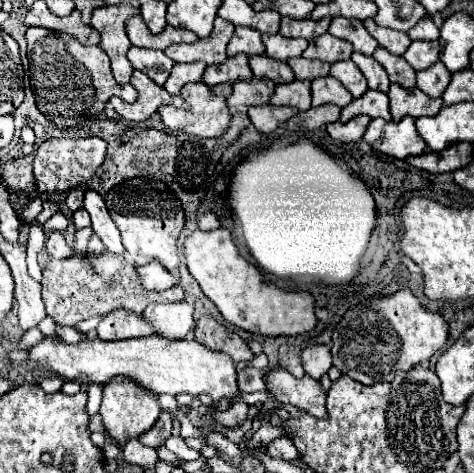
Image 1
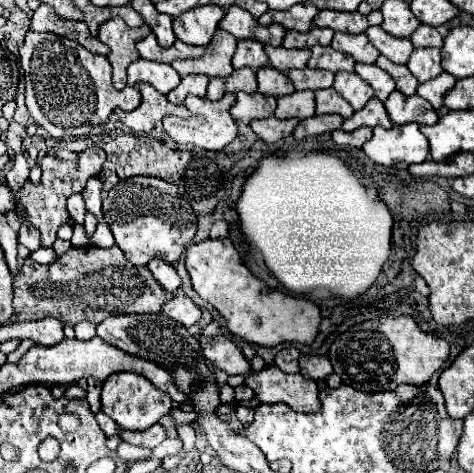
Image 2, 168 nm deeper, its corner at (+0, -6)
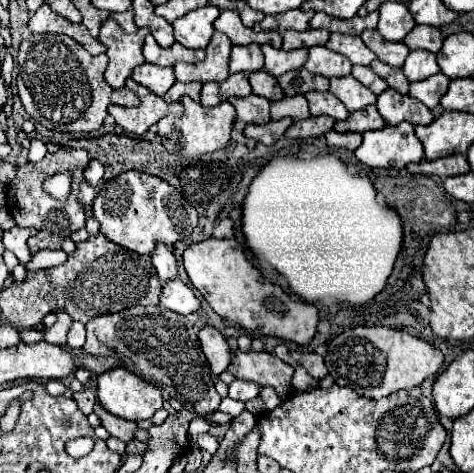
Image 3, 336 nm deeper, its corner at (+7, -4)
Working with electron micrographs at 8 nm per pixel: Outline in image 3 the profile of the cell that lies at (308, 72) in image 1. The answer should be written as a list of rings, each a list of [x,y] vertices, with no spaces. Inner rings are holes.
[[[305,68],[279,76],[277,84],[283,88],[285,96],[297,96],[297,94],[305,94],[311,90],[319,90],[319,92],[329,90],[329,78],[319,76],[319,74],[311,74]]]

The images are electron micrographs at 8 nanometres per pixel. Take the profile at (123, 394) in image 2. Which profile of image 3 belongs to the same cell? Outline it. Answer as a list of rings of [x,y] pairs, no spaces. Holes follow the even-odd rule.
[[[113,368],[97,376],[99,404],[125,420],[149,420],[161,406],[161,388],[141,380],[127,368]]]

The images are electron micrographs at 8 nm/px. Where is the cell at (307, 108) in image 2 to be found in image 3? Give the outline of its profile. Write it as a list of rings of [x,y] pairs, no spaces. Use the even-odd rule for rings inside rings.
[[[291,96],[291,98],[283,98],[283,100],[277,100],[271,104],[271,118],[273,120],[281,120],[281,118],[293,118],[293,120],[303,120],[303,118],[309,118],[309,106],[307,106],[307,100],[305,96]]]

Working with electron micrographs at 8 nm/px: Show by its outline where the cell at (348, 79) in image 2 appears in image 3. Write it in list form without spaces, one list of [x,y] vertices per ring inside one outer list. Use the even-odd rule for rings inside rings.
[[[345,76],[345,78],[331,78],[331,88],[329,88],[343,104],[349,112],[355,110],[363,110],[369,104],[375,104],[377,96],[373,92],[369,92],[369,88],[365,88],[361,82],[357,82],[353,76]]]

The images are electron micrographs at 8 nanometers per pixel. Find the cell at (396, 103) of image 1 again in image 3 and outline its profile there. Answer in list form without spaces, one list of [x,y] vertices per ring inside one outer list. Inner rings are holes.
[[[387,88],[377,96],[377,110],[383,116],[383,120],[391,126],[405,120],[411,122],[413,126],[417,124],[425,126],[433,122],[433,114],[423,102],[411,96],[401,96],[393,88]]]

